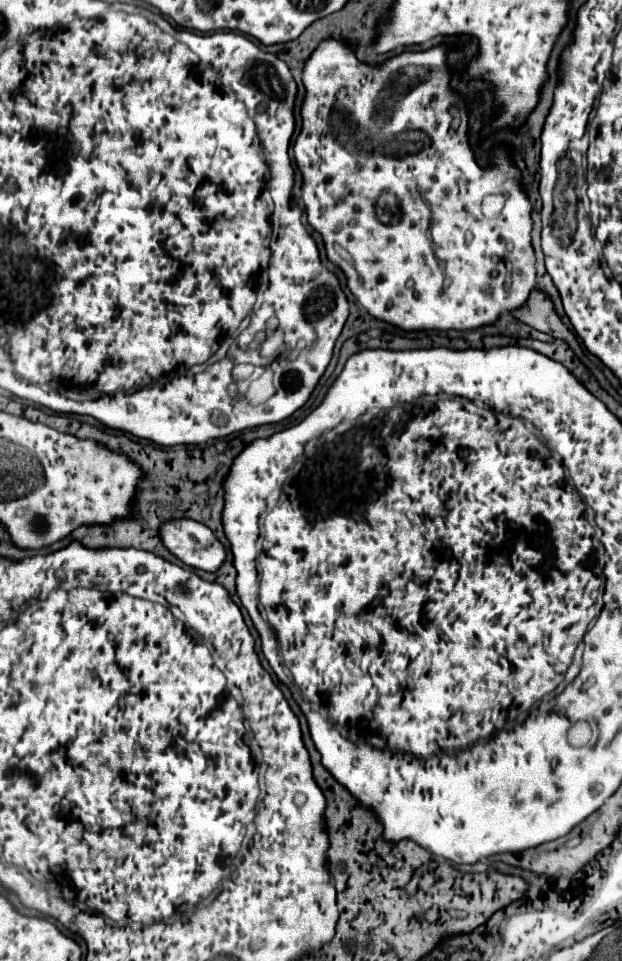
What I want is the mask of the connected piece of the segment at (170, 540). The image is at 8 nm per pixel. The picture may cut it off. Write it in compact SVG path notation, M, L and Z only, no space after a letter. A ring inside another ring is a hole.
M166 520L164 524L160 524L160 540L178 560L192 568L214 572L226 558L224 546L216 540L212 530L206 524L196 524L196 520Z

